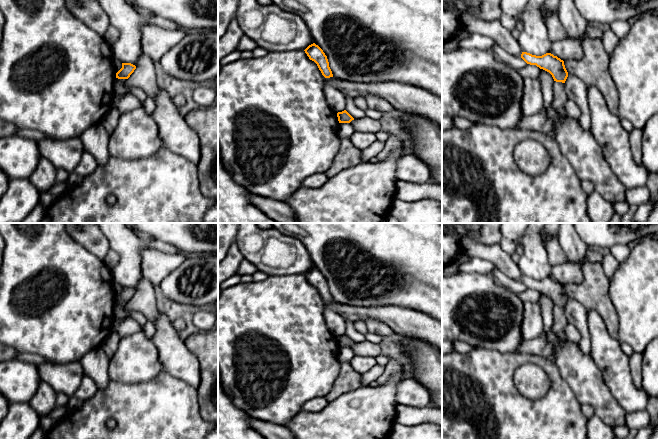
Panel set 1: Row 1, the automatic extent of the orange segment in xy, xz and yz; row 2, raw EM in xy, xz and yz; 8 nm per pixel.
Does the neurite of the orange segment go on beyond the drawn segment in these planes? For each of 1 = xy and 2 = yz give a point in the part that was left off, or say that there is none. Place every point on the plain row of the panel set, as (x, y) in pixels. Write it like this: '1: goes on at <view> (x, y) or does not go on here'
1: does not go on here
2: does not go on here

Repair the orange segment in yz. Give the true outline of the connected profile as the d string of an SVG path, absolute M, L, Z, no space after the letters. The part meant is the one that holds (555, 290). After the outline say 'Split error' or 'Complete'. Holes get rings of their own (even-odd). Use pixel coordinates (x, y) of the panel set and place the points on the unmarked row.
M522 276L521 282L527 288L536 289L540 293L549 296L556 306L565 307L568 301L568 296L565 292L564 285L551 277L536 280L527 276Z. Complete

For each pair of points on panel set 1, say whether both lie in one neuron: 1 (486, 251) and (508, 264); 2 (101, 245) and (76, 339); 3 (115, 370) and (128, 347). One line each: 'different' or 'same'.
1: same
2: different
3: same

